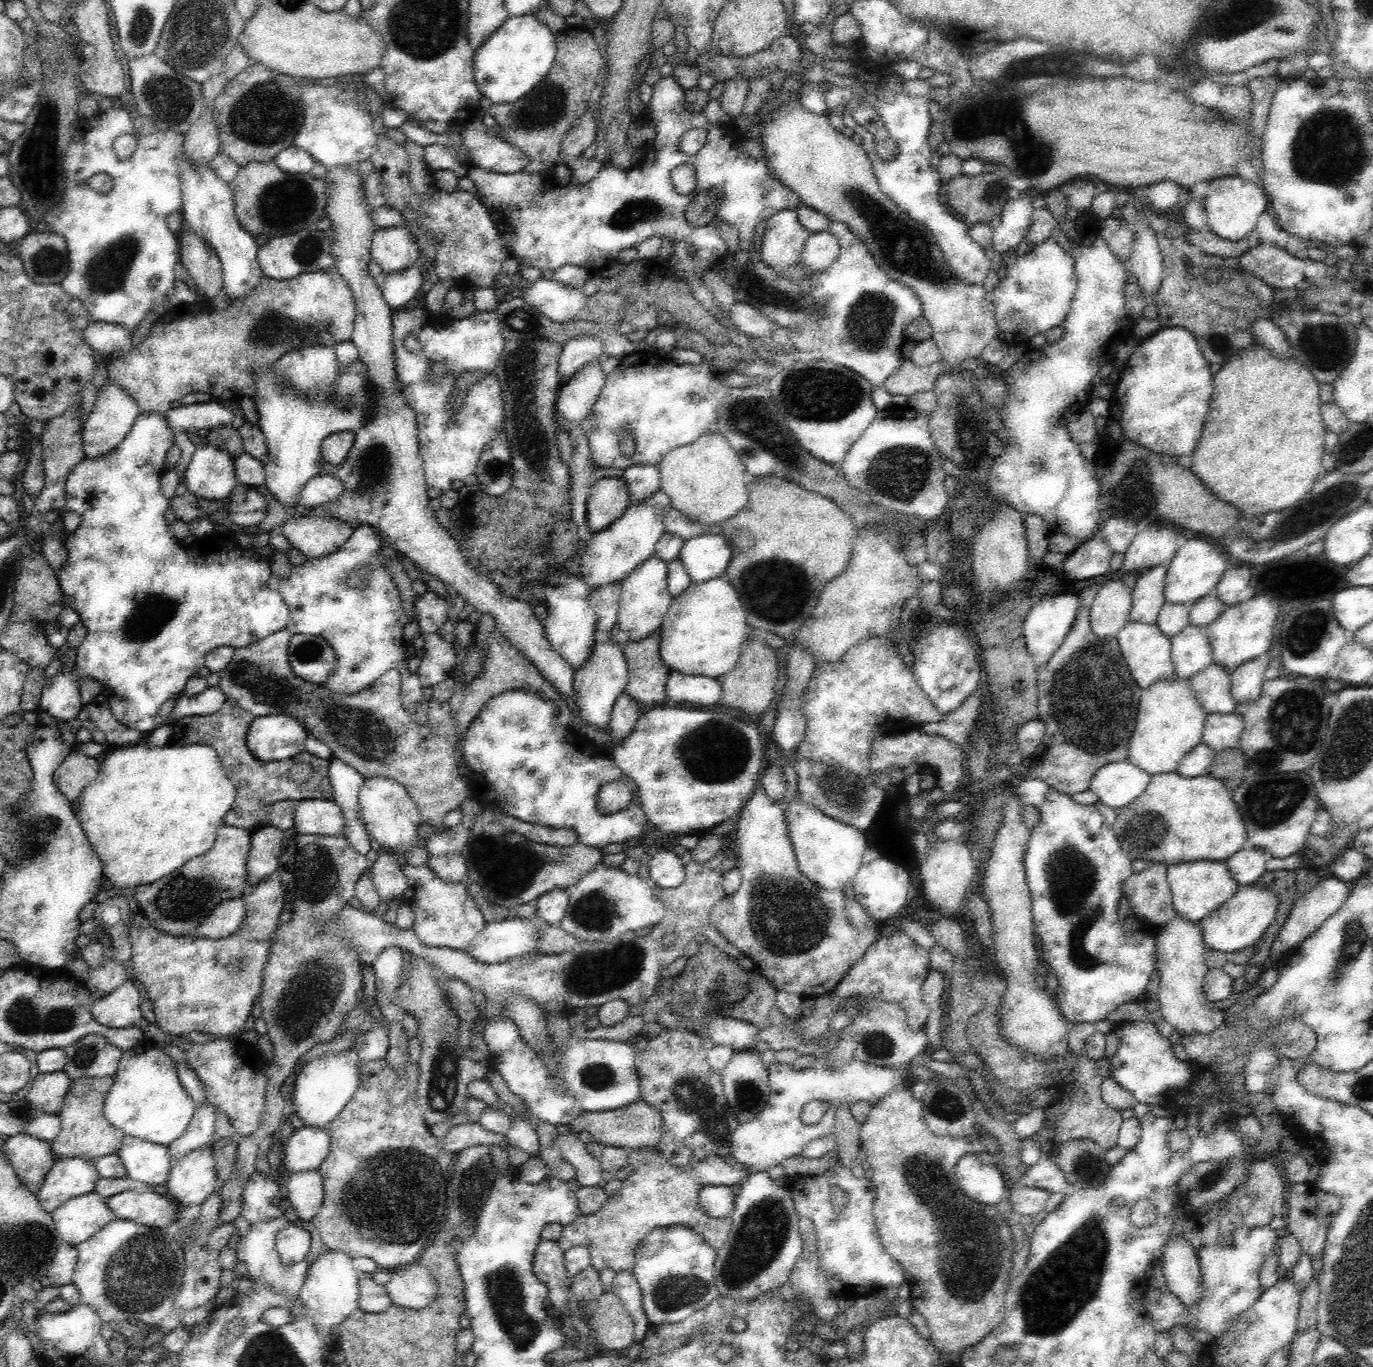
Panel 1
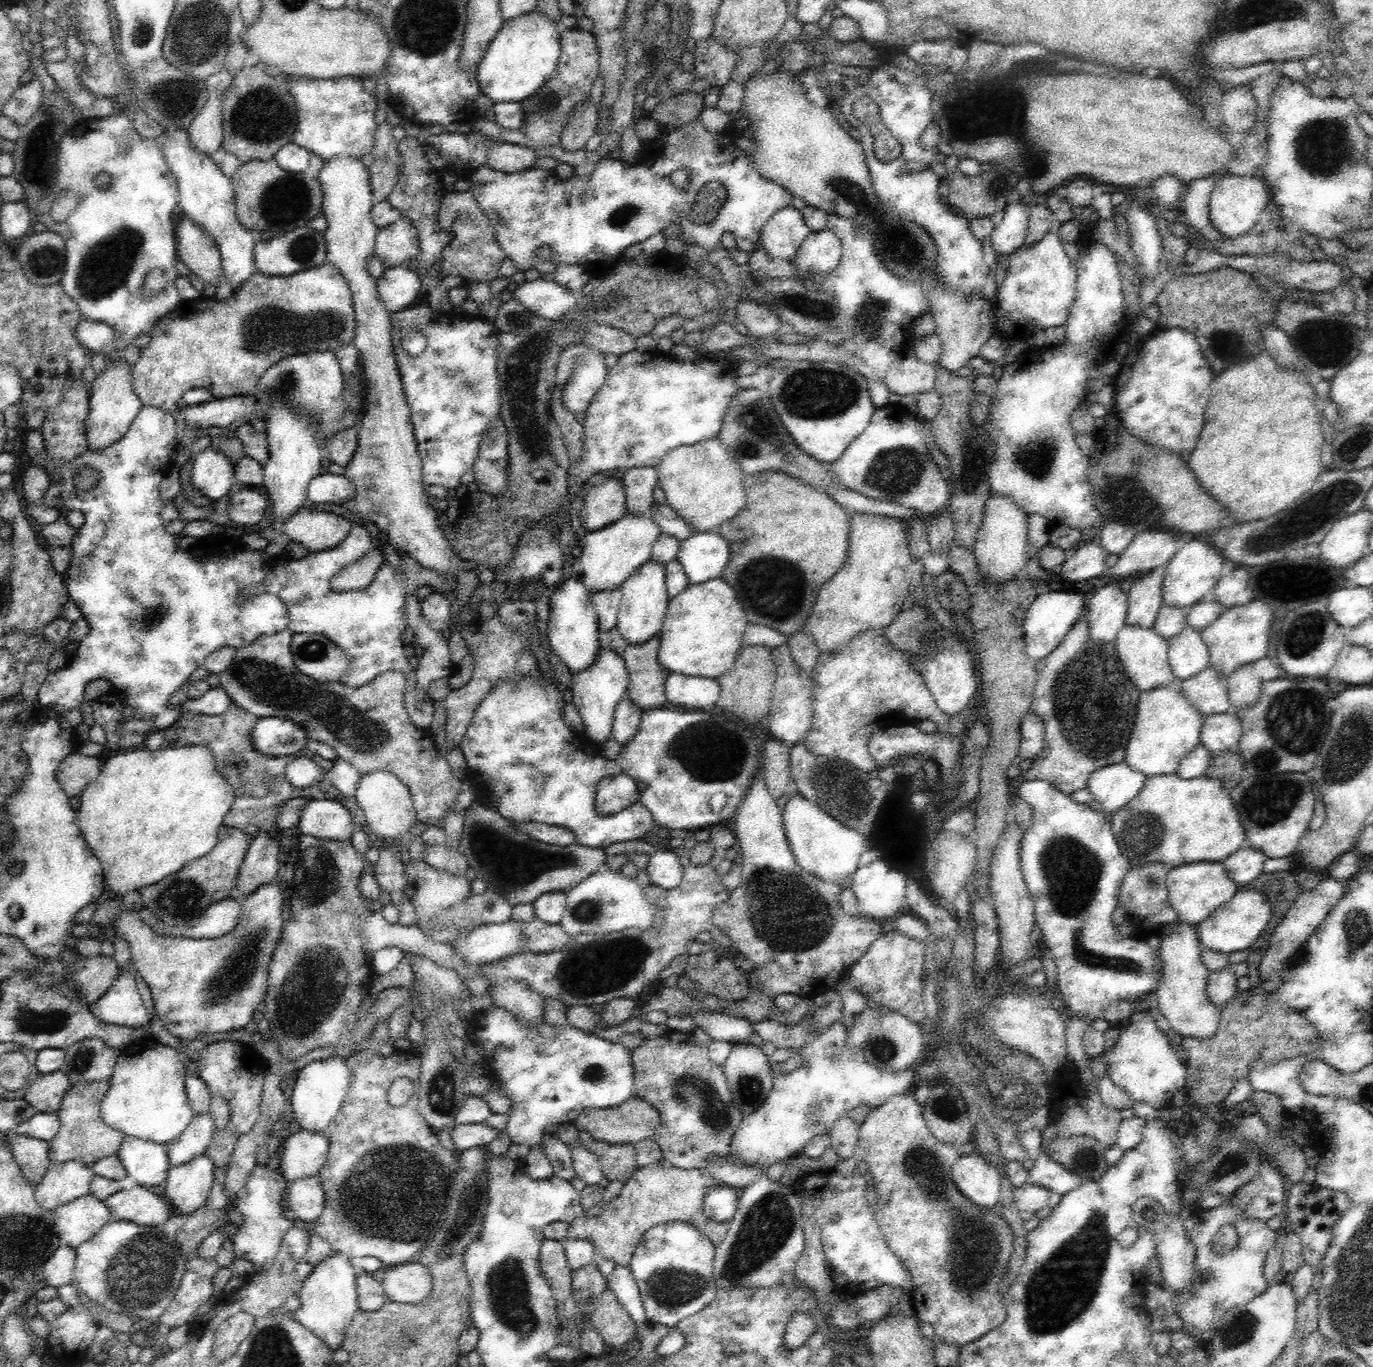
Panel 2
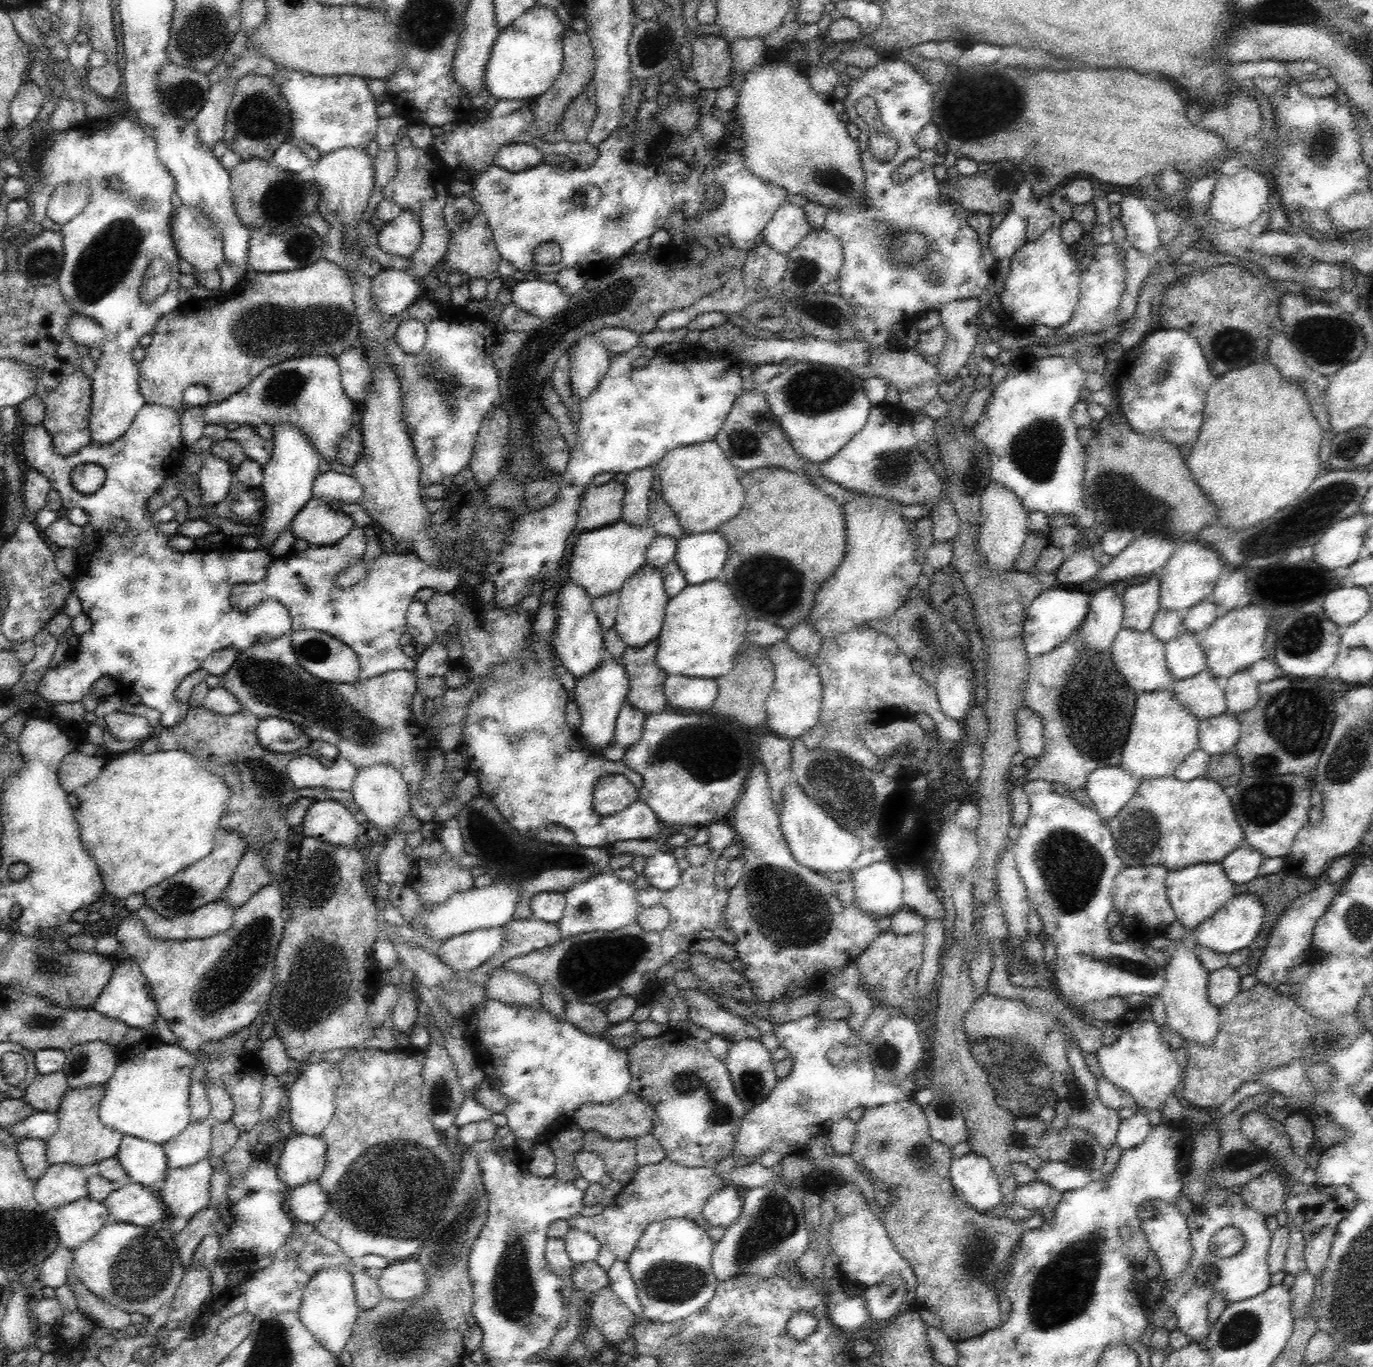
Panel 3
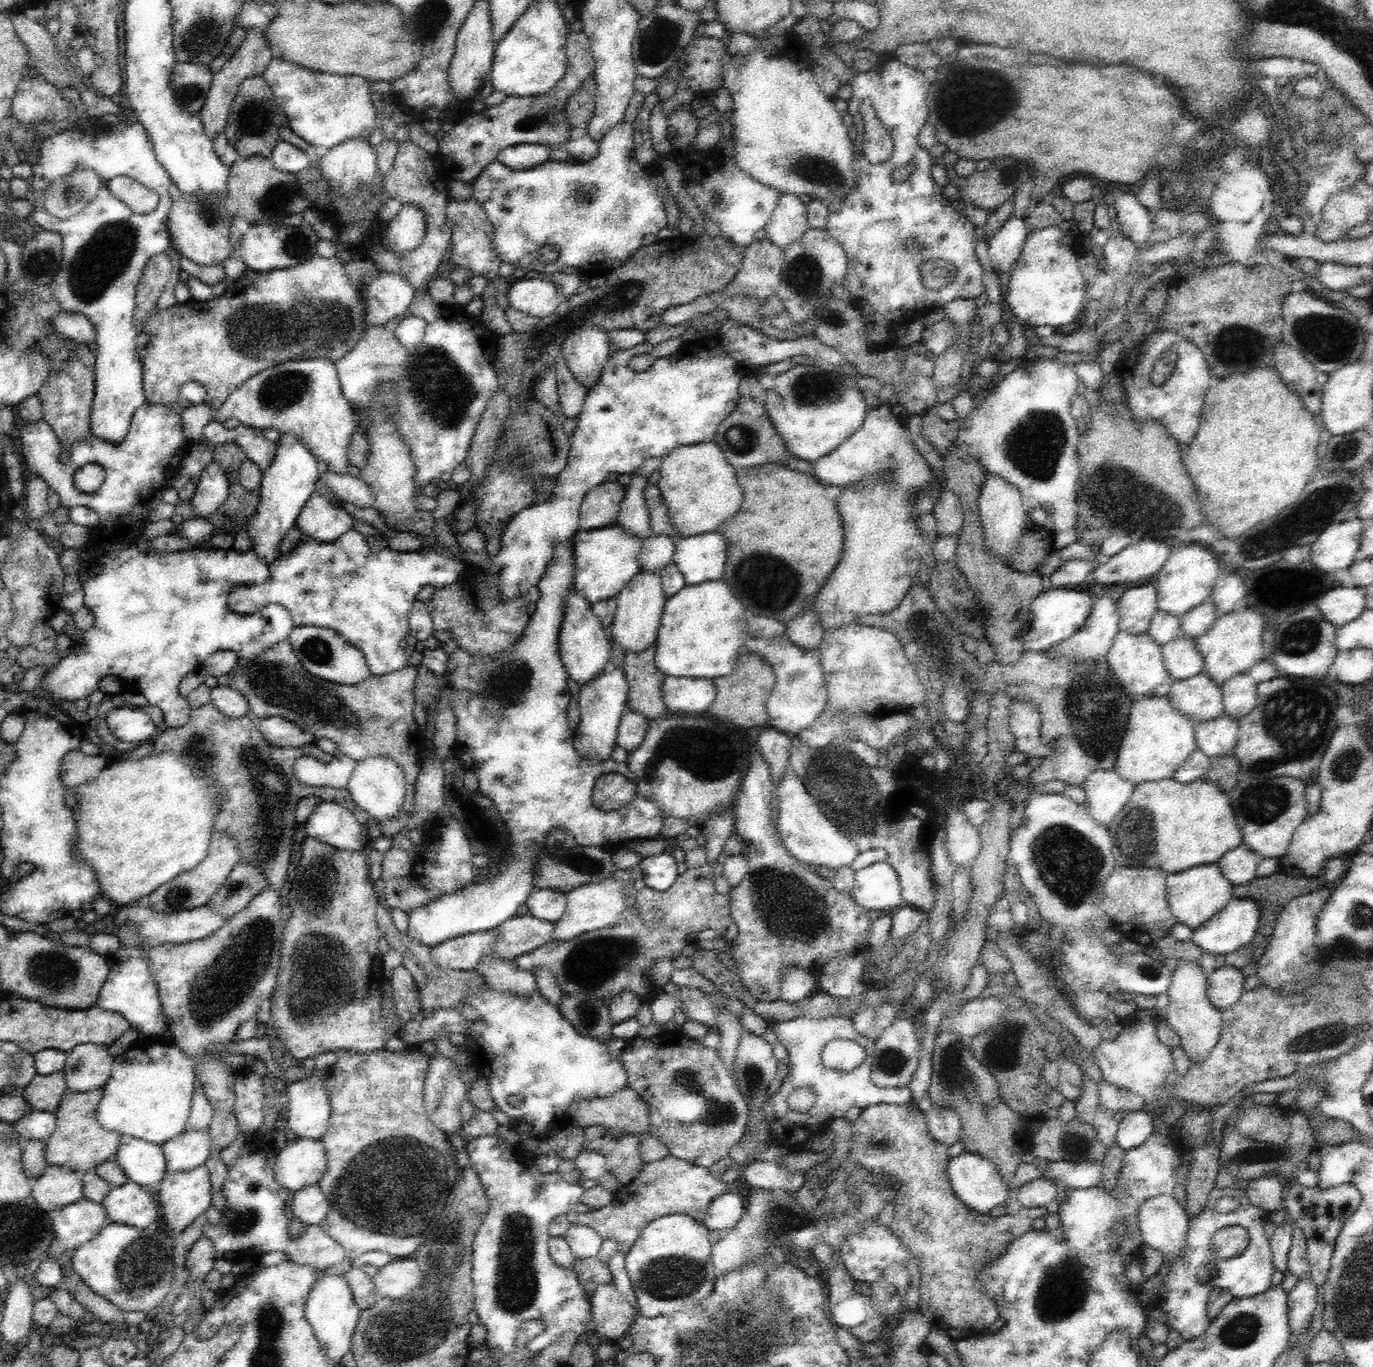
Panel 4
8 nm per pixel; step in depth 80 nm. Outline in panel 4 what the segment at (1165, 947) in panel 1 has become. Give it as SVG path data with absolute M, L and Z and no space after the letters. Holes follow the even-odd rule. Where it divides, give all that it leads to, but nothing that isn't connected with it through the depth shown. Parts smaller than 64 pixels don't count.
M1179 959L1177 967L1173 970L1170 988L1165 993L1168 996L1169 1004L1162 1011L1165 1022L1168 1023L1180 1037L1181 1047L1191 1059L1192 1064L1202 1062L1216 1043L1220 1041L1222 1032L1222 1012L1216 1009L1207 996L1208 981L1202 968L1197 962L1190 962L1186 959Z

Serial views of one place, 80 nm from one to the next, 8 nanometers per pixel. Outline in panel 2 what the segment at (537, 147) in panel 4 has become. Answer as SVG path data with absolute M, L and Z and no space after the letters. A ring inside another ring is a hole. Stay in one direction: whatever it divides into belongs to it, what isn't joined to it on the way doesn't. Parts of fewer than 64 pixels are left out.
M508 142L494 143L489 150L486 166L506 173L522 172L534 167L538 156L529 146Z

